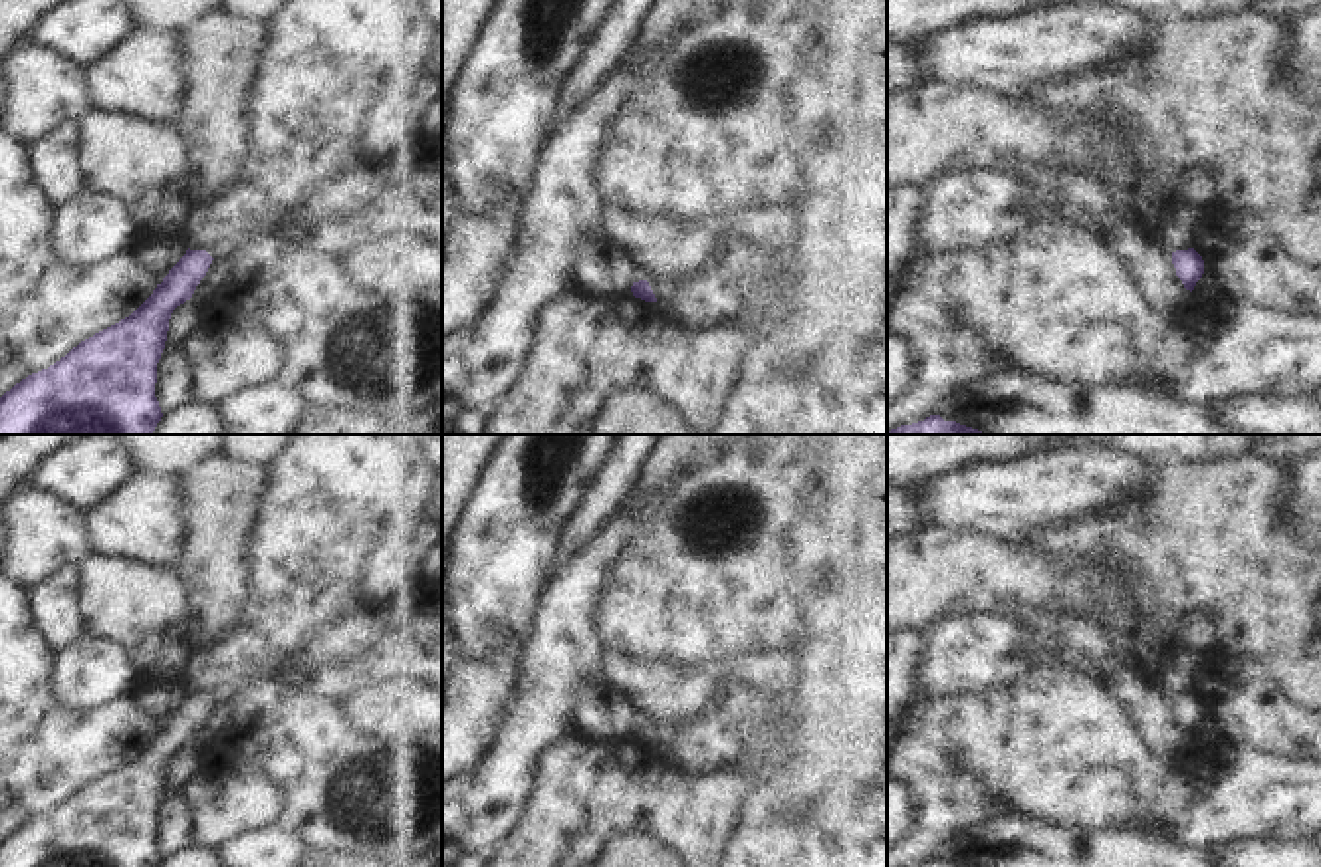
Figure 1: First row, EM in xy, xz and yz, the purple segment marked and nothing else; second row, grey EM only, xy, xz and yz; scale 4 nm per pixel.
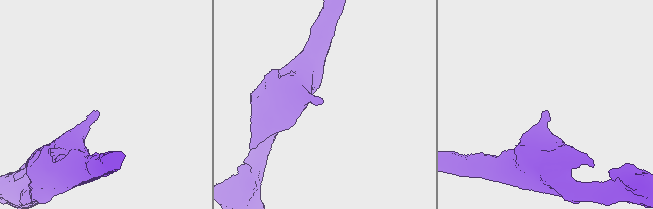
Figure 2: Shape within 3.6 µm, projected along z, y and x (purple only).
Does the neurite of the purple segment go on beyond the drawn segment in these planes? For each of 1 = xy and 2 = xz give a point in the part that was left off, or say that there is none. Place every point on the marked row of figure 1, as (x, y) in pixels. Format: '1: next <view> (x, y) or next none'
1: next none
2: next none

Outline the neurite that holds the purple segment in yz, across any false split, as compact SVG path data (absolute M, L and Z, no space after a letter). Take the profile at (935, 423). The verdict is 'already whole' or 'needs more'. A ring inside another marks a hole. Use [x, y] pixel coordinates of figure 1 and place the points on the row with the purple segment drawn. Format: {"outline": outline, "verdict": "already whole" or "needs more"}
{"outline": "M930 415L924 421L891 429L887 434L986 434L986 433L960 425L956 421L944 421L940 415Z", "verdict": "already whole"}

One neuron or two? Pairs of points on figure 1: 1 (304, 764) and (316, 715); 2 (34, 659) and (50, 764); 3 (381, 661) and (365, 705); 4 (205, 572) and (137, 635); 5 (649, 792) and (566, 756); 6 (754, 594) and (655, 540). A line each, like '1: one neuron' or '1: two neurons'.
1: one neuron
2: one neuron
3: two neurons
4: two neurons
5: one neuron
6: one neuron

